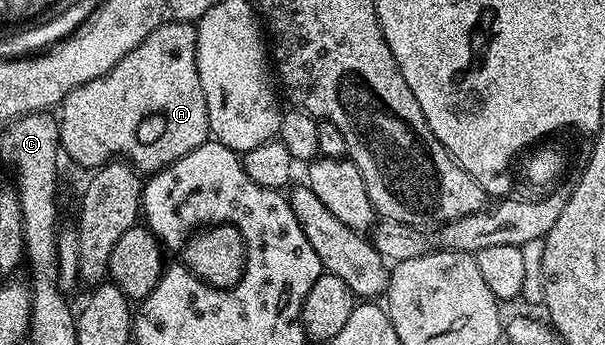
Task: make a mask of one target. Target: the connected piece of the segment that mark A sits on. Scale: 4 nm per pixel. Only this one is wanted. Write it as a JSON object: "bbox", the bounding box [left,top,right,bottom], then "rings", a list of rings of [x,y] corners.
{"bbox":[57,20,211,174],"rings":[[[178,20],[177,22],[169,22],[165,26],[157,26],[157,30],[153,30],[153,34],[149,34],[145,38],[145,42],[141,42],[141,46],[129,50],[129,54],[125,54],[125,58],[121,58],[121,62],[117,62],[117,66],[113,66],[113,70],[109,70],[109,74],[105,74],[101,78],[93,78],[93,82],[85,82],[85,86],[77,86],[77,90],[69,93],[57,109],[57,119],[62,155],[66,159],[68,156],[73,163],[80,164],[81,167],[87,168],[86,170],[97,169],[107,163],[108,160],[122,157],[140,173],[150,174],[159,171],[160,168],[169,166],[173,162],[177,162],[177,158],[185,158],[185,154],[189,154],[189,150],[197,150],[197,146],[201,146],[211,136],[211,127],[209,126],[207,95],[205,90],[201,90],[201,78],[197,74],[195,24],[186,20]]]}

